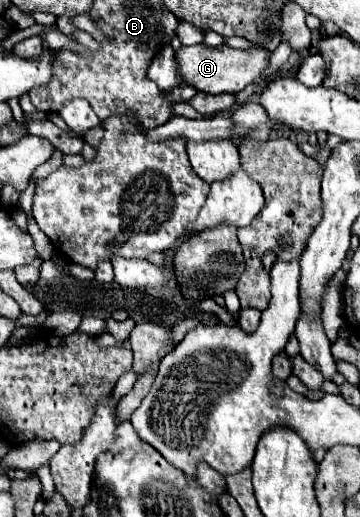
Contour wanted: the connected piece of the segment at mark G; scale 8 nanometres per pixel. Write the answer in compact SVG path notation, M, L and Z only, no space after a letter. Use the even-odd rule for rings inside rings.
M195 44L195 46L181 46L175 52L175 60L179 66L179 74L183 84L193 86L199 92L207 94L237 94L241 92L247 84L251 84L255 78L261 76L261 72L267 68L269 52L263 48L249 48L249 50L235 50L229 46L217 46L209 48L205 44Z

